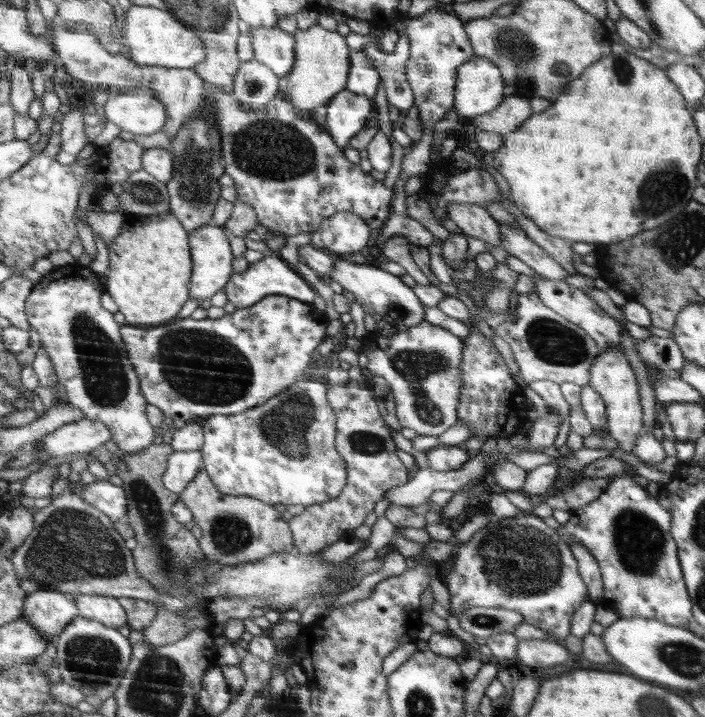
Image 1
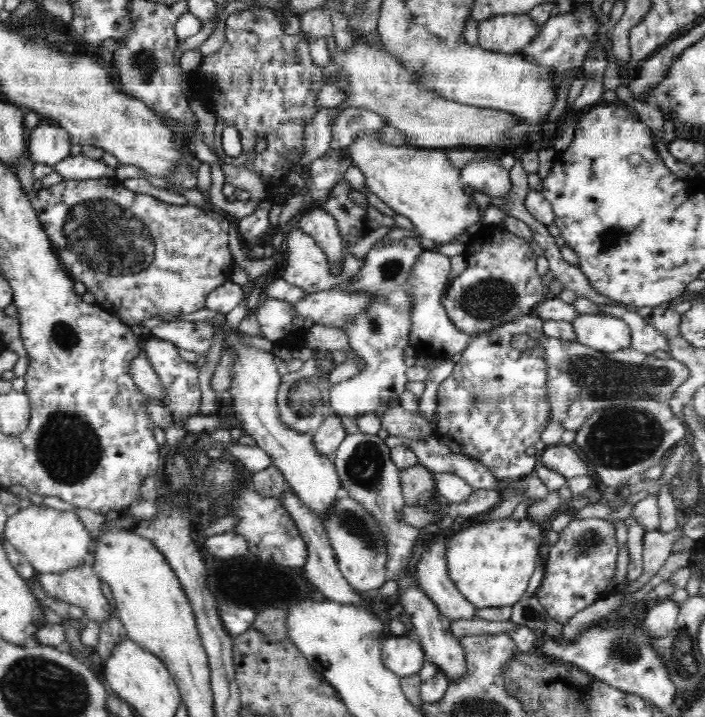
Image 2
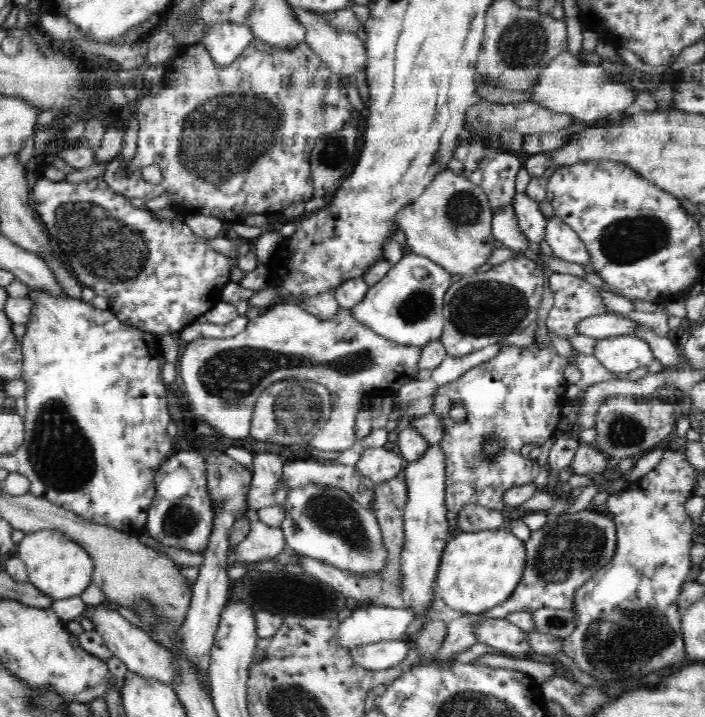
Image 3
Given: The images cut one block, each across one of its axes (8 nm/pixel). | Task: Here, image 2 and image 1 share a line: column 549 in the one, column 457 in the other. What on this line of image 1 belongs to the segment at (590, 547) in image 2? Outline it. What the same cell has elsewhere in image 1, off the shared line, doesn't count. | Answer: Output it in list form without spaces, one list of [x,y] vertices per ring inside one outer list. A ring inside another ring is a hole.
[[[521,514],[518,517],[504,519],[498,519],[492,516],[489,520],[488,526],[481,528],[481,530],[478,533],[475,533],[466,543],[458,545],[450,558],[444,561],[438,561],[435,563],[435,565],[439,568],[438,578],[446,581],[445,585],[448,588],[448,592],[451,596],[451,612],[453,615],[458,616],[460,615],[461,611],[465,611],[472,606],[510,608],[510,610],[520,612],[526,623],[537,626],[540,628],[540,630],[544,630],[546,634],[550,634],[553,640],[563,640],[570,634],[572,631],[574,614],[576,614],[578,608],[580,608],[580,606],[586,602],[586,599],[588,599],[588,586],[586,586],[585,582],[582,581],[580,566],[577,564],[577,558],[573,556],[570,546],[566,545],[565,542],[557,536],[556,530],[548,527],[542,519],[534,515]]]

